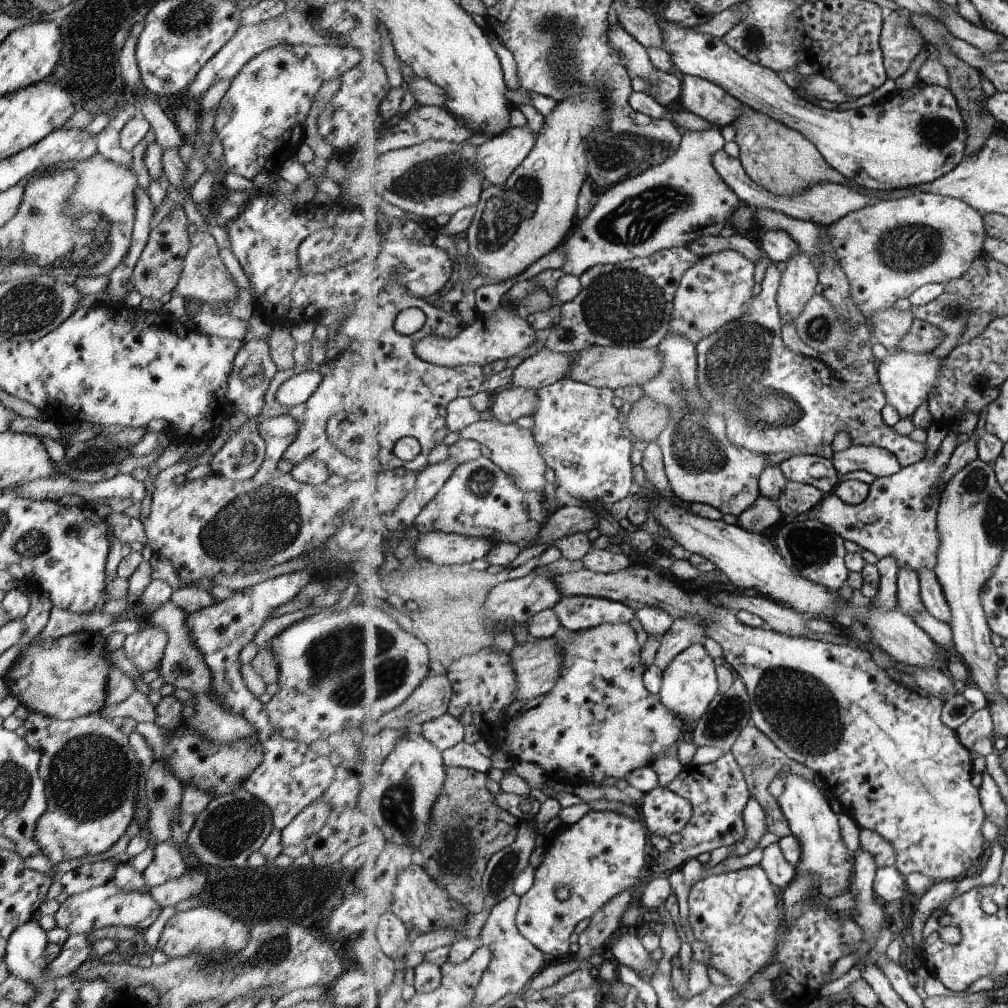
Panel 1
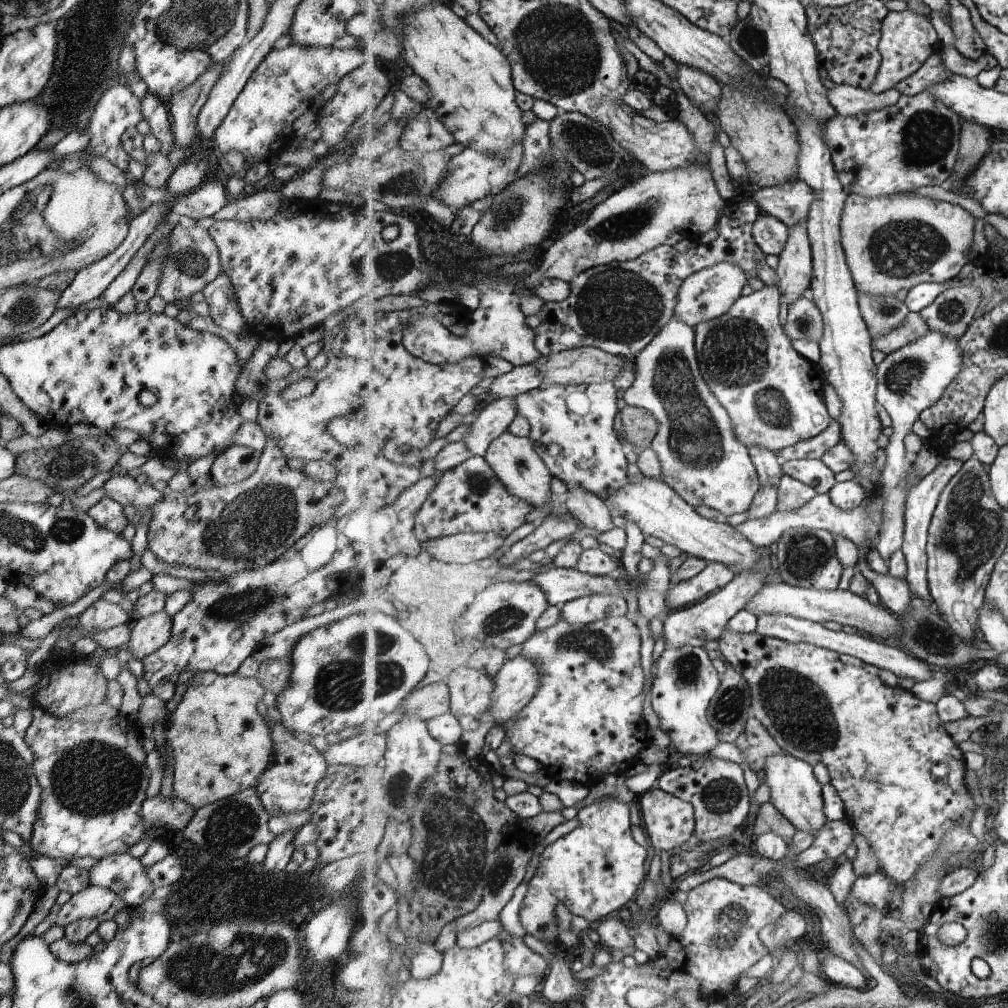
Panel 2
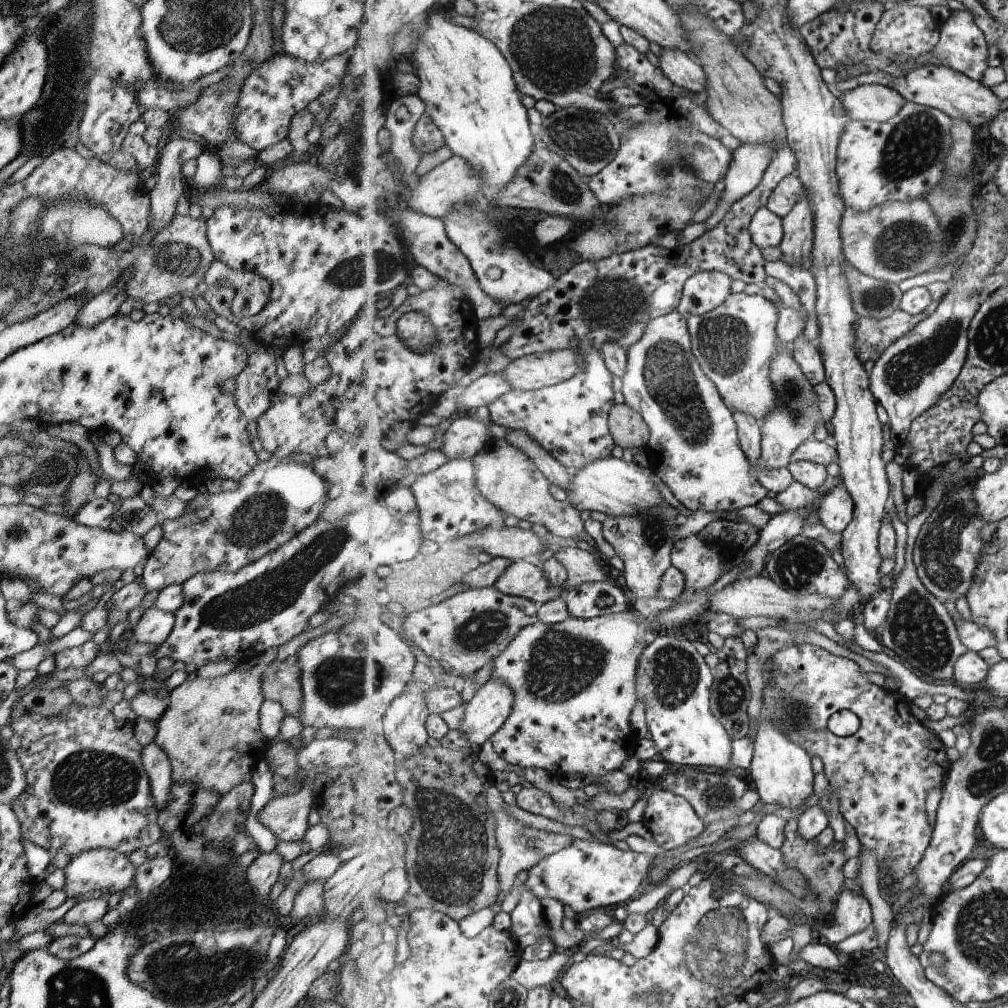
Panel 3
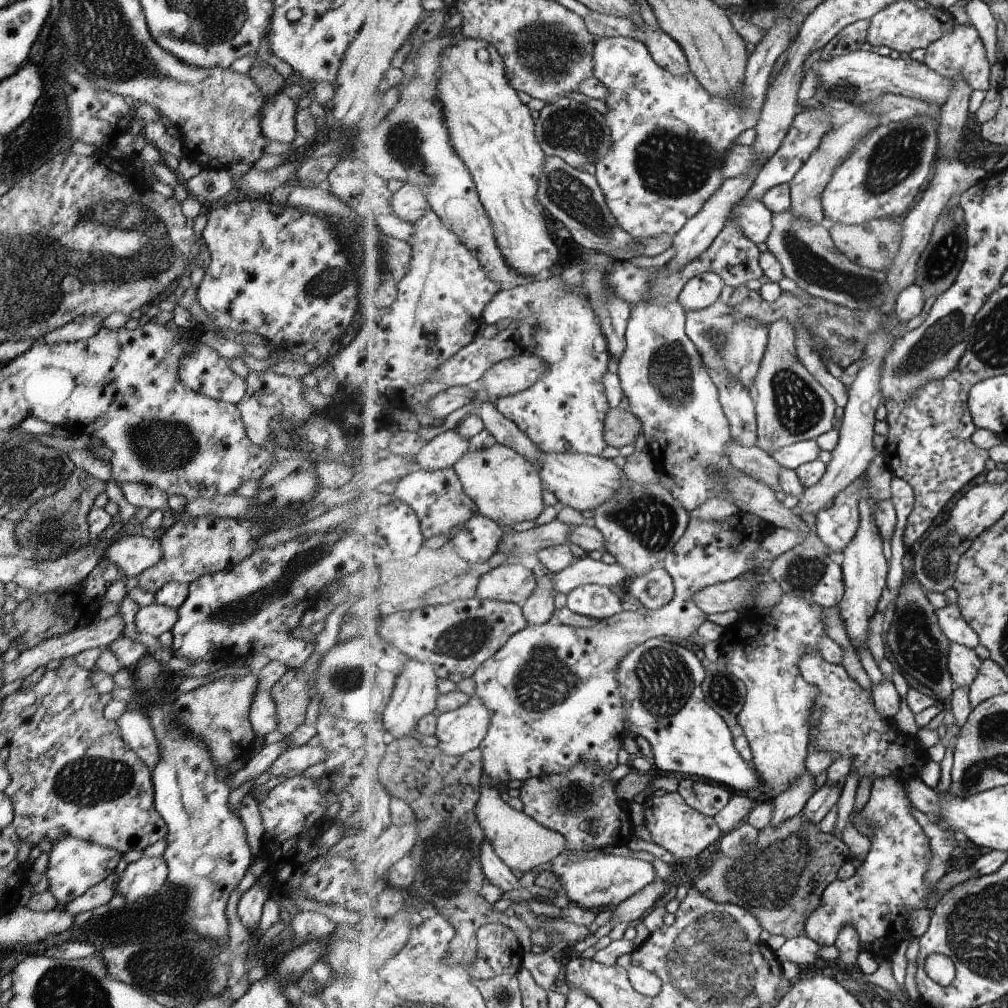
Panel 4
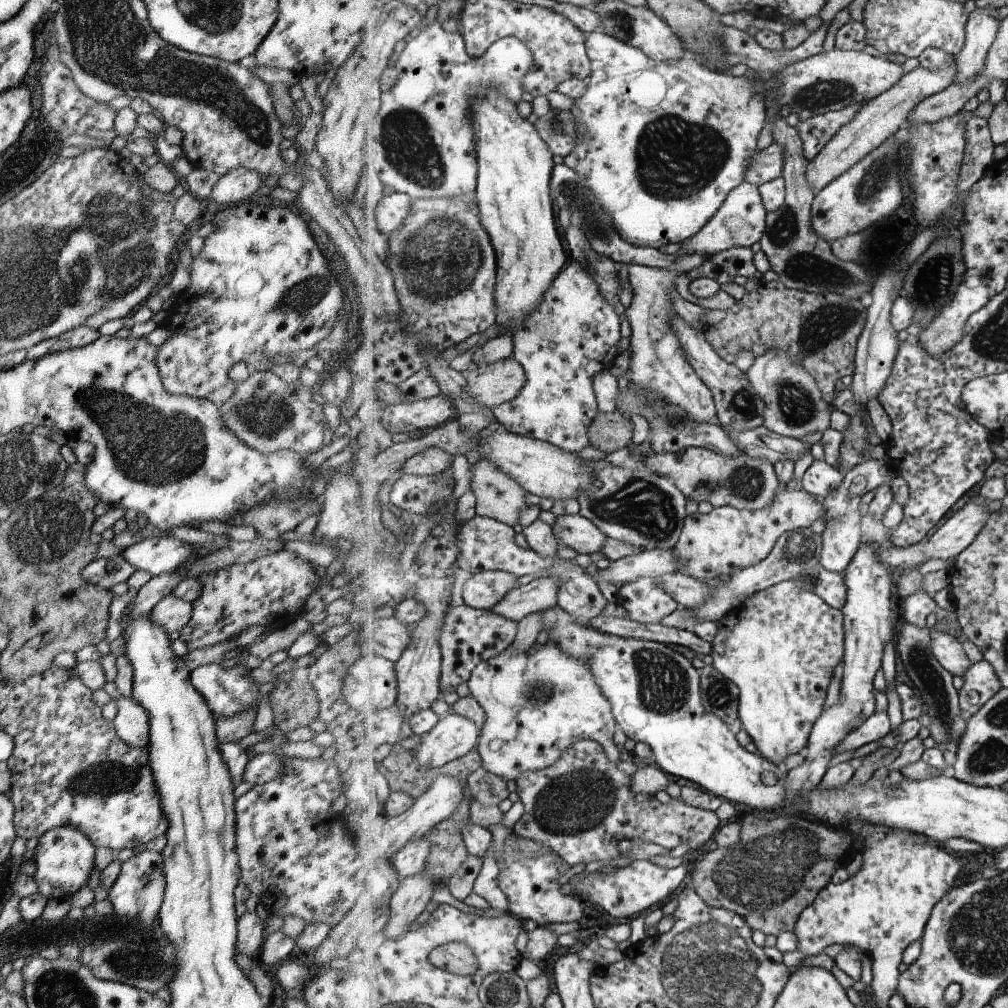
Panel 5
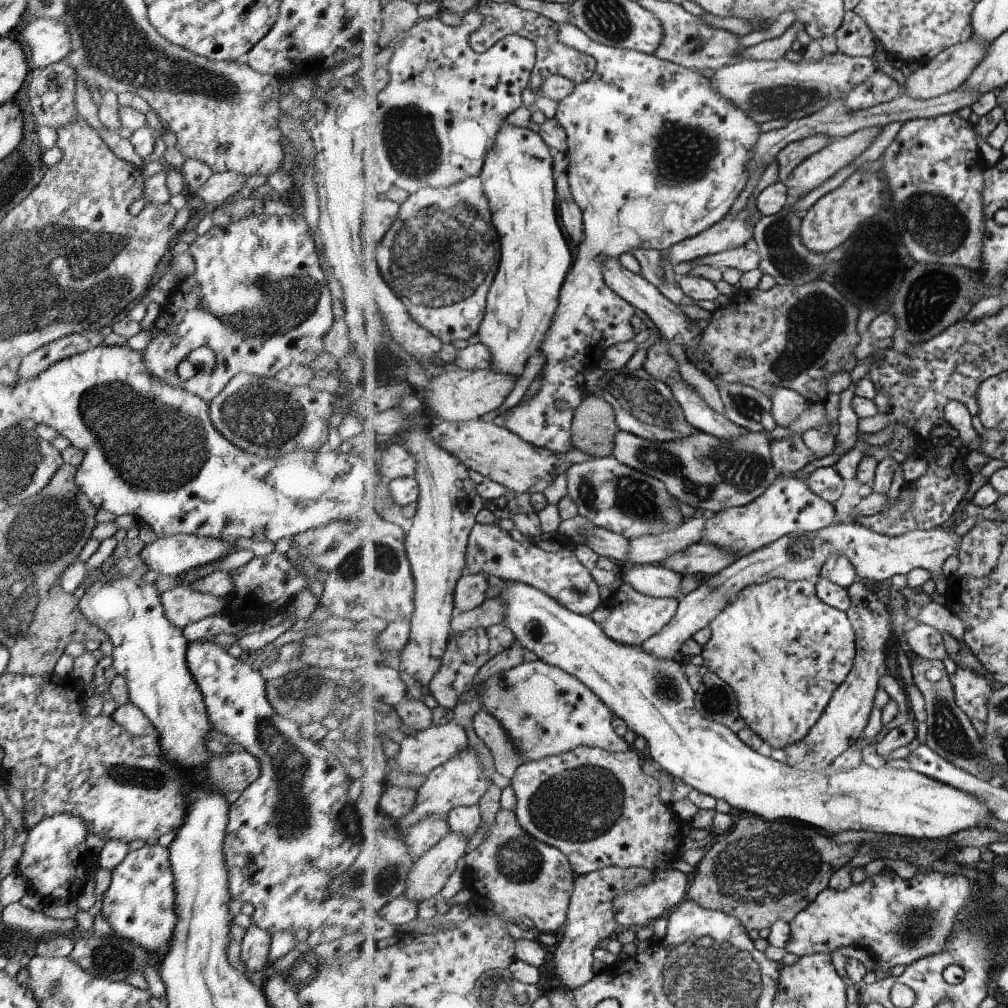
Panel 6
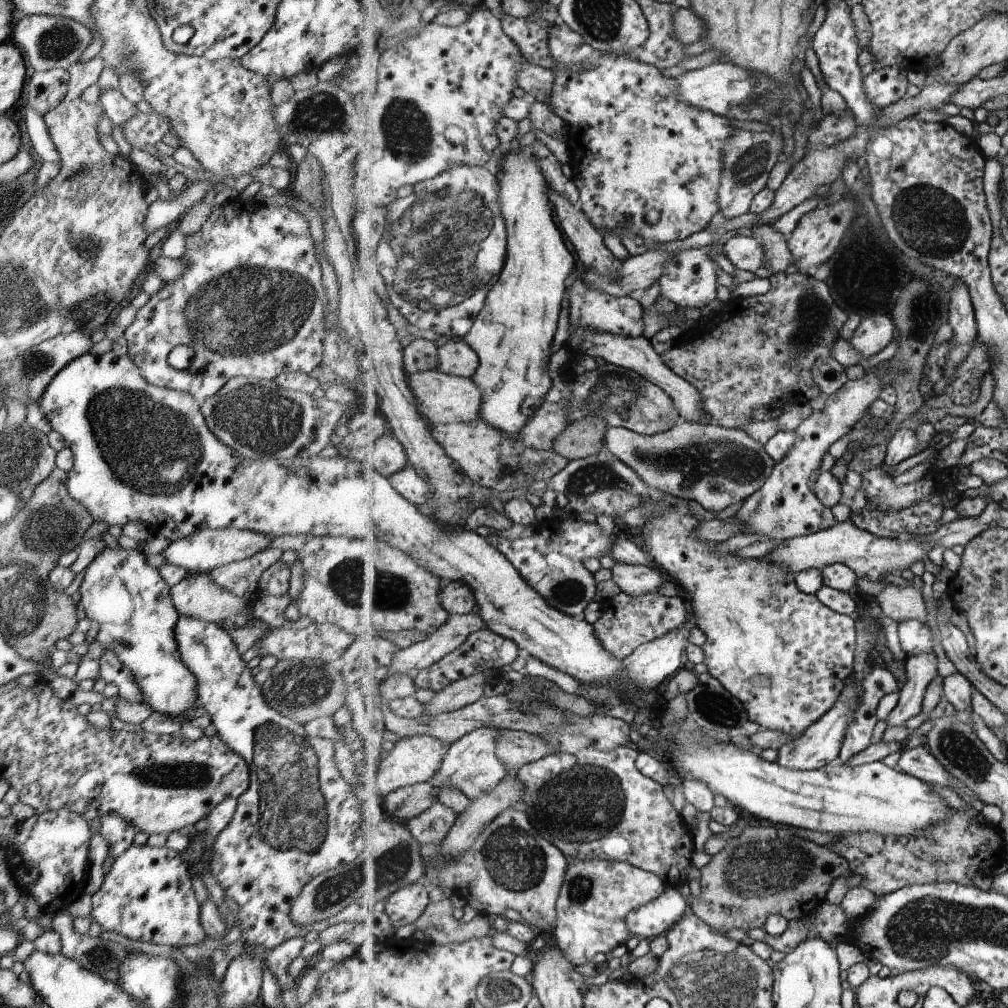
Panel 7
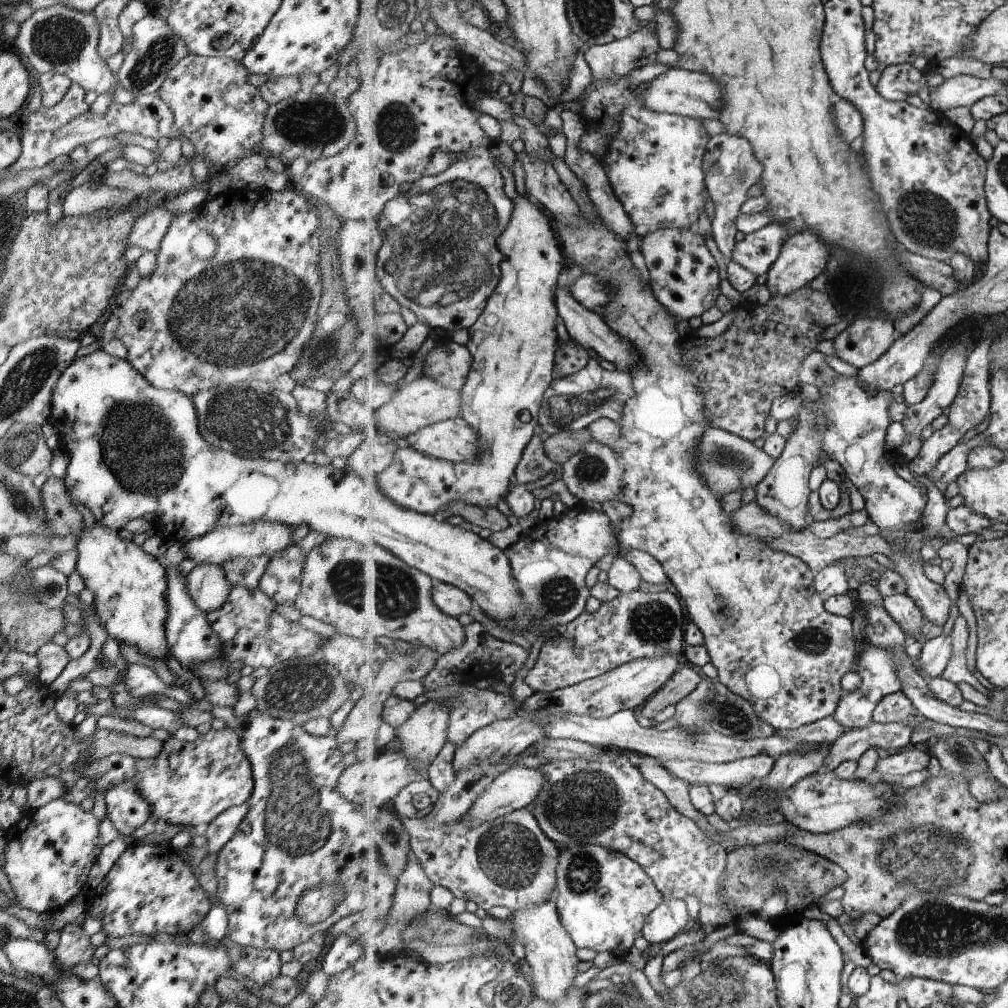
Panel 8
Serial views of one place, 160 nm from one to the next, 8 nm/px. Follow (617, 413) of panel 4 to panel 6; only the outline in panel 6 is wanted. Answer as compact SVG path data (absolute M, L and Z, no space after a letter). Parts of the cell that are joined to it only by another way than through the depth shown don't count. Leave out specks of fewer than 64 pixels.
M589 394L576 412L573 448L594 459L614 455L615 436L624 429L616 420L615 408L605 398Z

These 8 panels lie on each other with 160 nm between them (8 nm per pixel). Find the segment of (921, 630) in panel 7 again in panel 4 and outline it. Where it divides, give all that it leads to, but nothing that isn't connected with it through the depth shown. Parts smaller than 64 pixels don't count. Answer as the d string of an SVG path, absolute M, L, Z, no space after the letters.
M952 643L948 658L952 679L955 686L959 686L965 691L975 682L979 674L983 661L975 650L969 647Z

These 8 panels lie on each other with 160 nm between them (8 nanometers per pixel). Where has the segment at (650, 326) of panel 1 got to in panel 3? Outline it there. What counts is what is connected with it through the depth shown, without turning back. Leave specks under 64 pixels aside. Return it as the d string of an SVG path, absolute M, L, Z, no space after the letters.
M789 144L779 148L772 163L765 172L761 184L748 196L737 202L732 210L723 218L723 222L706 231L705 234L686 246L678 246L675 250L667 250L655 244L642 247L622 254L615 254L610 258L602 260L585 260L573 265L567 272L563 273L553 289L543 292L540 296L529 300L530 306L522 314L522 323L514 328L513 335L501 346L494 348L491 344L482 348L475 347L472 352L472 365L481 361L489 362L489 355L493 349L500 352L510 360L521 359L536 353L548 351L561 351L569 349L573 340L584 341L585 345L592 345L597 351L602 351L603 346L609 341L618 341L621 347L629 349L633 344L642 340L649 322L654 317L666 316L667 313L678 310L684 295L685 284L700 271L722 271L732 280L740 280L745 284L764 282L768 277L765 270L765 256L759 246L753 242L750 225L753 216L764 207L768 207L773 190L777 188L785 178L791 174L797 174L797 158L795 152L790 149Z

